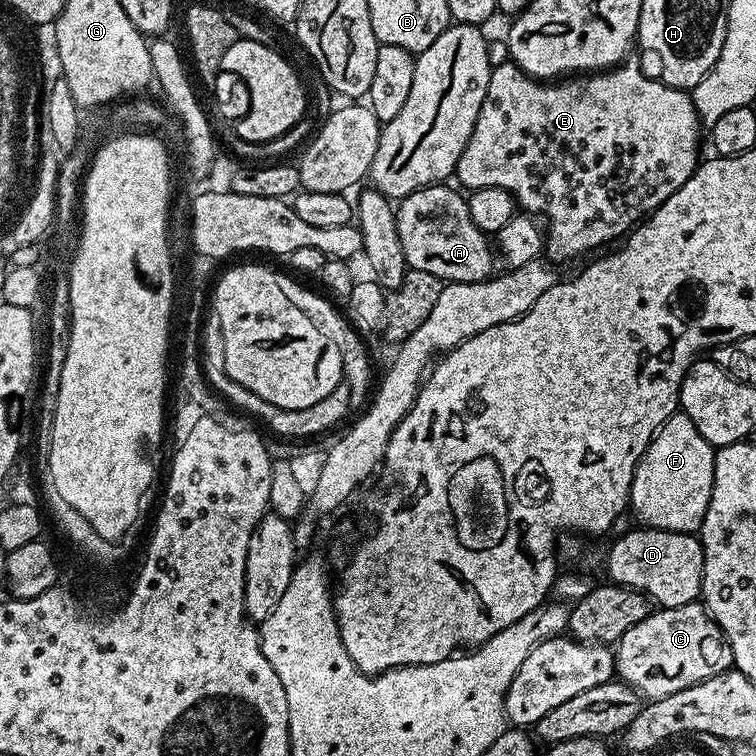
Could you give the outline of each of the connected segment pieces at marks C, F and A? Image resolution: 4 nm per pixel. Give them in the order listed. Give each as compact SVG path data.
M700 602L654 610L649 616L642 618L638 626L630 626L630 630L622 634L622 638L615 645L614 655L616 676L639 692L645 701L661 700L670 694L678 694L678 690L686 690L706 678L714 678L714 674L722 674L733 667L732 647L726 634Z
M677 410L652 437L648 449L638 462L628 495L630 512L640 519L637 521L641 525L650 528L661 528L667 532L699 533L706 514L706 506L710 506L710 494L714 486L715 457L716 449L710 442L706 442L706 438L702 438L702 434L698 434L698 426L690 422L685 412Z
M441 182L438 184L432 184L429 188L419 188L414 190L408 196L403 197L395 205L396 210L396 225L398 226L398 242L402 242L402 254L406 258L409 268L414 270L426 270L426 274L434 274L434 278L445 282L451 282L453 284L461 284L462 282L478 282L479 280L487 280L493 275L494 269L492 269L492 256L494 260L494 248L490 243L489 237L482 230L478 230L478 226L474 226L474 218L470 218L470 210L468 209L467 199L462 195L455 187L447 188L447 183Z

